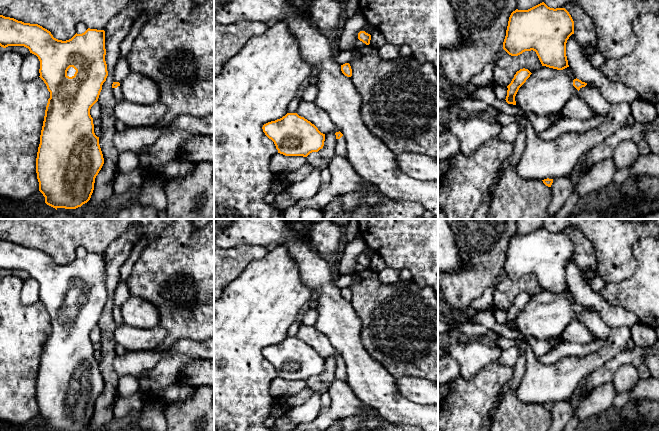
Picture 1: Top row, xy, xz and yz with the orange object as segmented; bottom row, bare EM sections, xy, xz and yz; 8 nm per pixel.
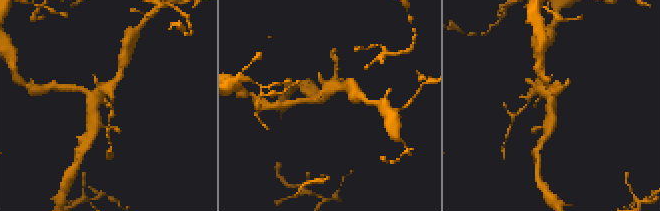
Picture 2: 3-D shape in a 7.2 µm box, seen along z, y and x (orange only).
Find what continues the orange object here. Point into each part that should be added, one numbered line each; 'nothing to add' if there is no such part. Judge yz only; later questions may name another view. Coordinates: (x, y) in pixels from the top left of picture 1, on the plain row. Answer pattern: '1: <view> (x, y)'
1: yz (592, 320)

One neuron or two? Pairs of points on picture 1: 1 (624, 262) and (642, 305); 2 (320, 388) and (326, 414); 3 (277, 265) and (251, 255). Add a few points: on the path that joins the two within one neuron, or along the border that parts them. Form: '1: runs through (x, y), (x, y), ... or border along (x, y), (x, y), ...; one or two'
1: border along (633, 253), (634, 272), (623, 280), (607, 282); two
2: border along (336, 378), (327, 391); two
3: border along (268, 251), (264, 256), (252, 260), (241, 271); two

